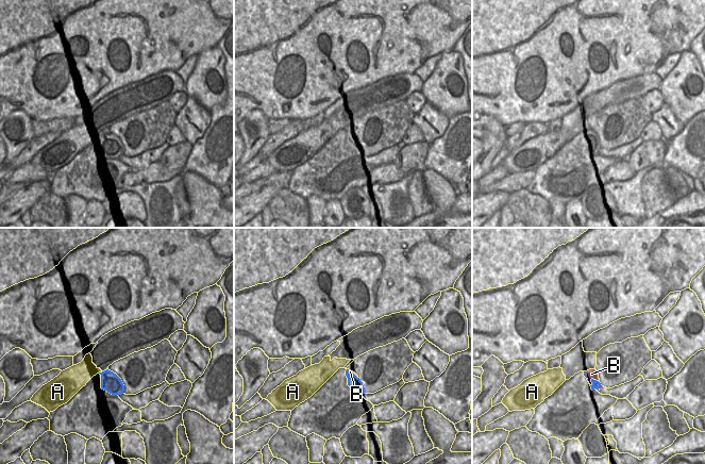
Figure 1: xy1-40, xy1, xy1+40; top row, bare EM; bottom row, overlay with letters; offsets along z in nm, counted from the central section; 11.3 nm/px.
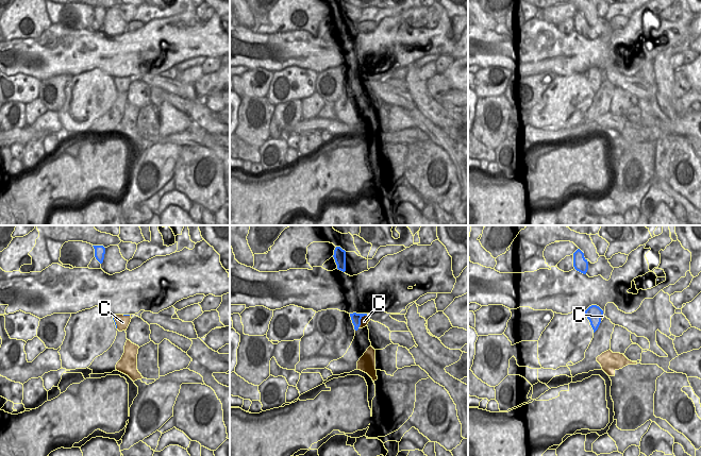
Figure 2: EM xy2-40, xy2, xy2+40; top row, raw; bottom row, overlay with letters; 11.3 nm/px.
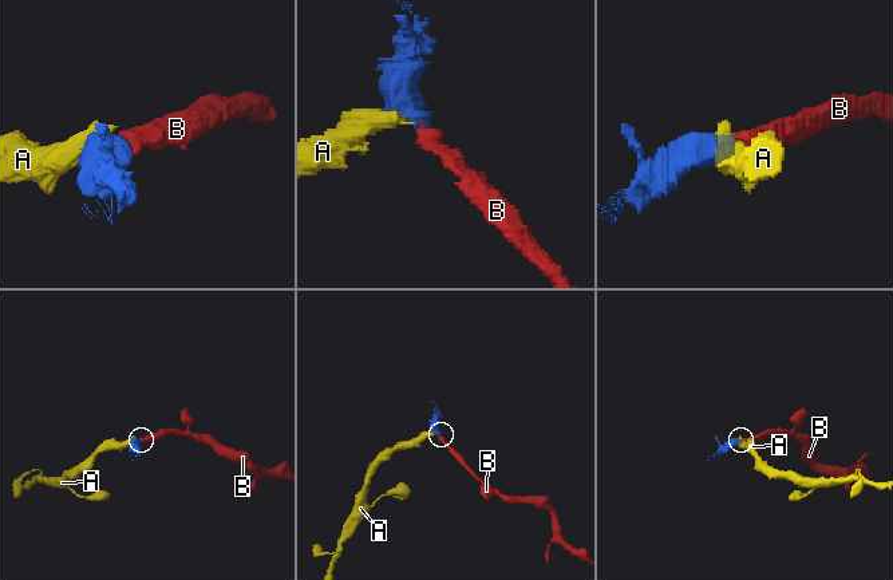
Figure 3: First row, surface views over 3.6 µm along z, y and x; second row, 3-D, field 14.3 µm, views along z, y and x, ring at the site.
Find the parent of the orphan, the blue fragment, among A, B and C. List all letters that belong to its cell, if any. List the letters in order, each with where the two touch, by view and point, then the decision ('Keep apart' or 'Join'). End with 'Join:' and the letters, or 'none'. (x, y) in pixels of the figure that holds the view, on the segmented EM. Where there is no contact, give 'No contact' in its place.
A: Touches blue at xy1-40 (100, 373). Keep apart
B: Touches blue at xy1+40 (594, 380). Join
C: Touches blue at xy2 (360, 320). Keep apart
Join: B.

